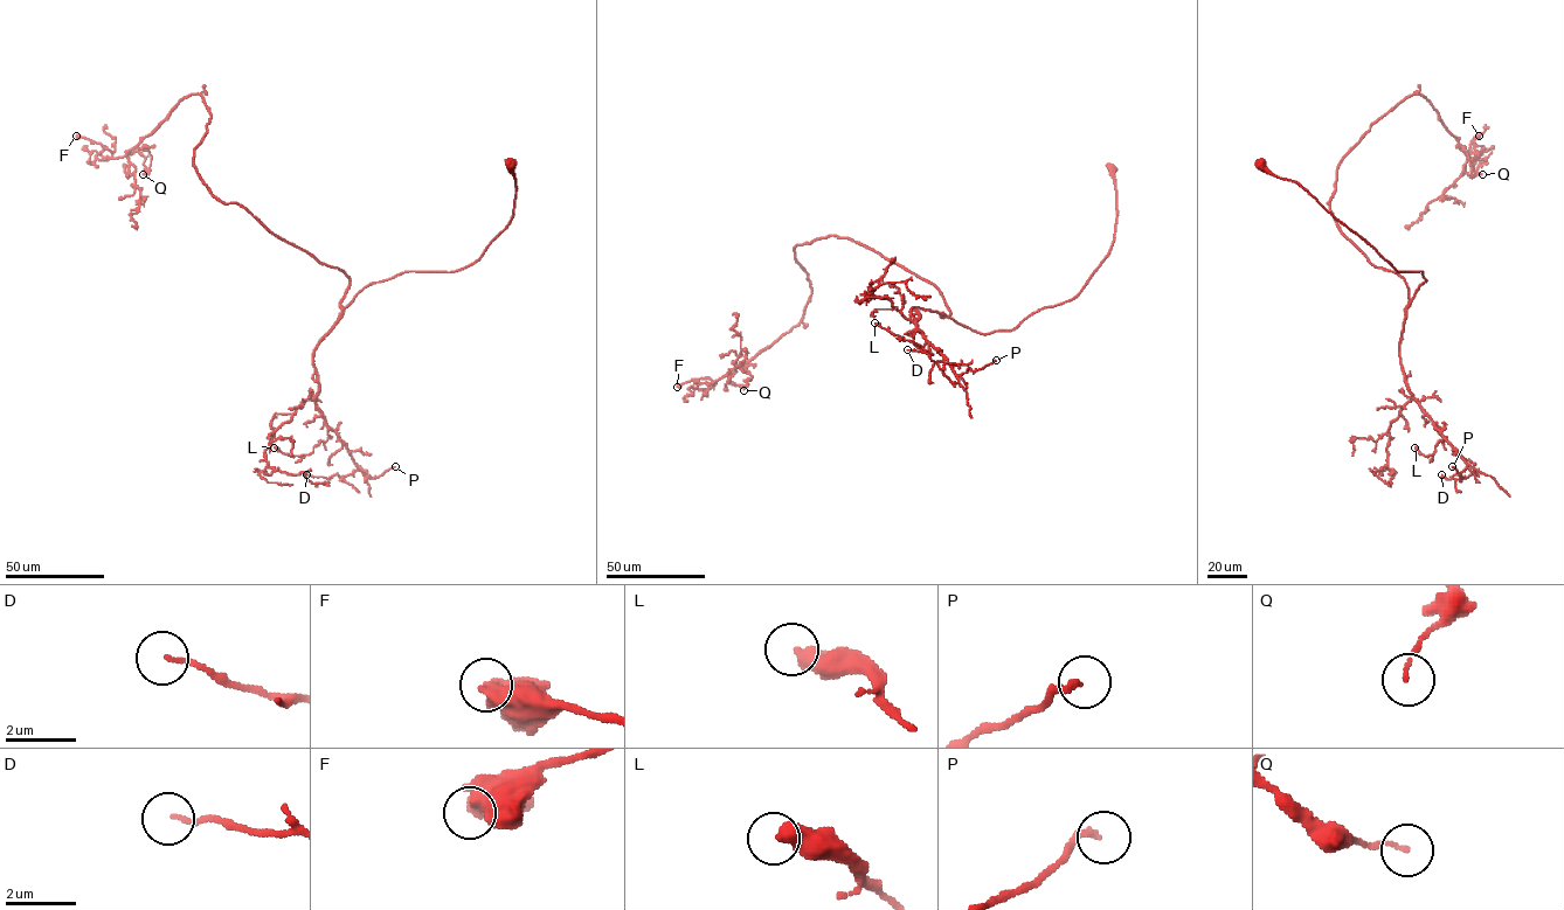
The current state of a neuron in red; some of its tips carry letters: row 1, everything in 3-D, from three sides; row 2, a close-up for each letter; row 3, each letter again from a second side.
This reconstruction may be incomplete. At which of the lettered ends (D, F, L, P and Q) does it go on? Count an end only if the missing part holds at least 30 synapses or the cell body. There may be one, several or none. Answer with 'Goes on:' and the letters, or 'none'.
Goes on: none

